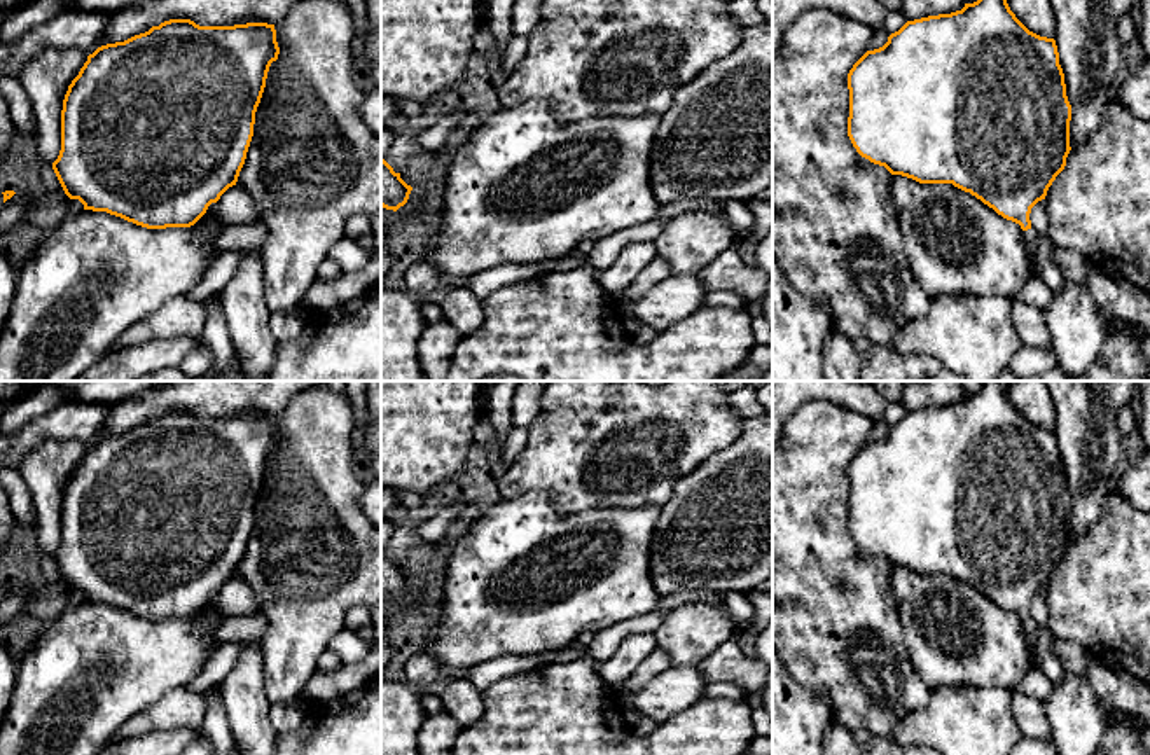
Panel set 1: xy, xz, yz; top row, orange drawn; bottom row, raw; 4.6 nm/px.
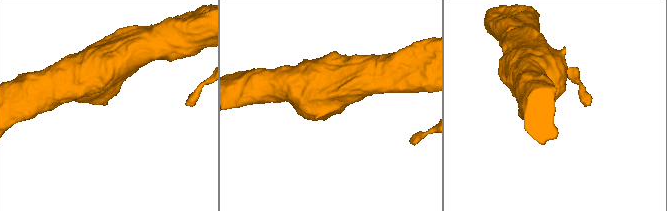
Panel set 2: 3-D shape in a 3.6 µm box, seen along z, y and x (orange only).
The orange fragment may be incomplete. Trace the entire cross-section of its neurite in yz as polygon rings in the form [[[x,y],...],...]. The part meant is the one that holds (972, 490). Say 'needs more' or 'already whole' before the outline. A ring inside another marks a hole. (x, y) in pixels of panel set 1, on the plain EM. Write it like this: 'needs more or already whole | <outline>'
needs more | [[[987,381],[961,402],[907,412],[883,439],[867,442],[853,456],[848,481],[848,528],[862,549],[884,558],[891,566],[919,575],[953,575],[1003,610],[1019,615],[1031,666],[1036,668],[1038,626],[1031,619],[1029,605],[1045,591],[1071,542],[1071,496],[1054,430],[1029,423],[1010,402],[1007,390],[996,381]]]

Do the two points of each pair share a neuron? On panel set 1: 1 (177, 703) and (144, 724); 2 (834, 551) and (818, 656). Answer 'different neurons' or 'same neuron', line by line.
1: same neuron
2: same neuron

